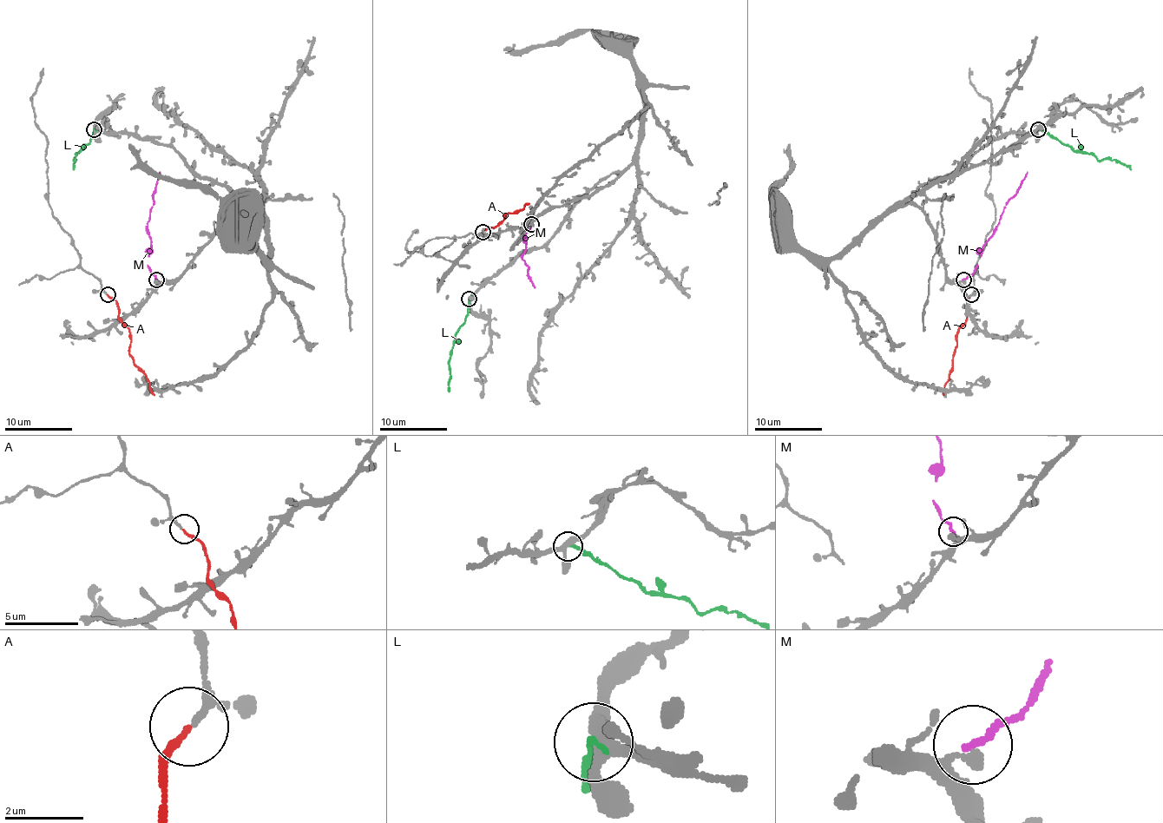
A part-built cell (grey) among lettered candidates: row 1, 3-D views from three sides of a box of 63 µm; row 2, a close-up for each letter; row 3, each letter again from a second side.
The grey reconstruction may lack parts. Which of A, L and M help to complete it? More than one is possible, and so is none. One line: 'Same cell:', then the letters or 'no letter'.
Same cell: A

